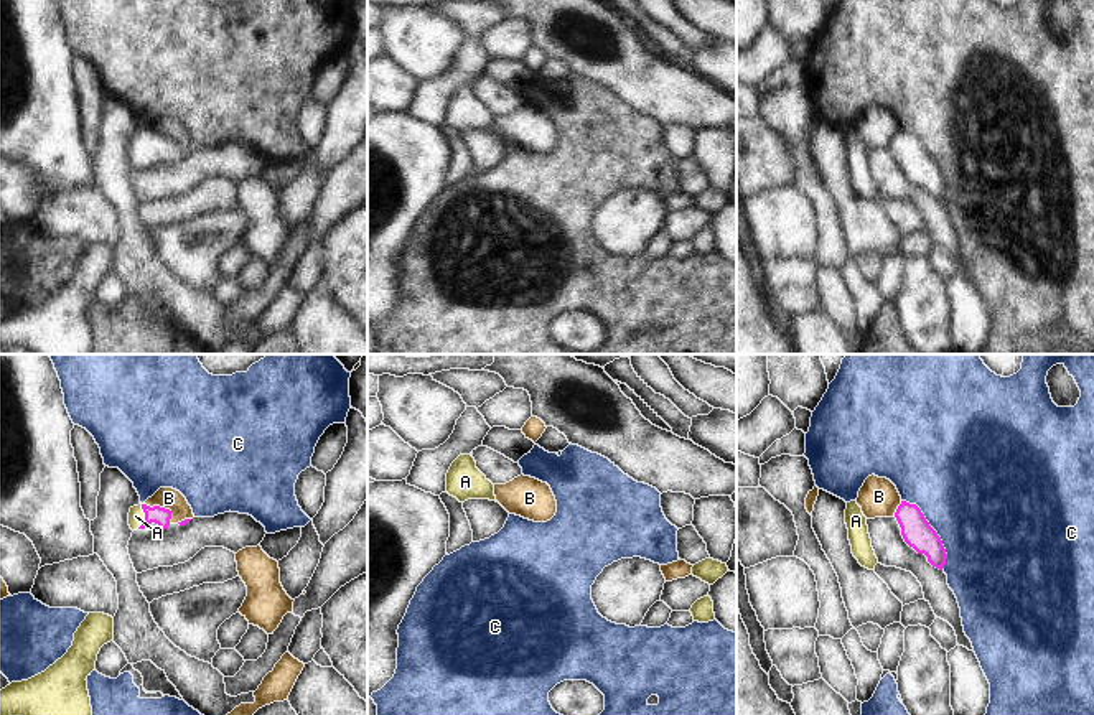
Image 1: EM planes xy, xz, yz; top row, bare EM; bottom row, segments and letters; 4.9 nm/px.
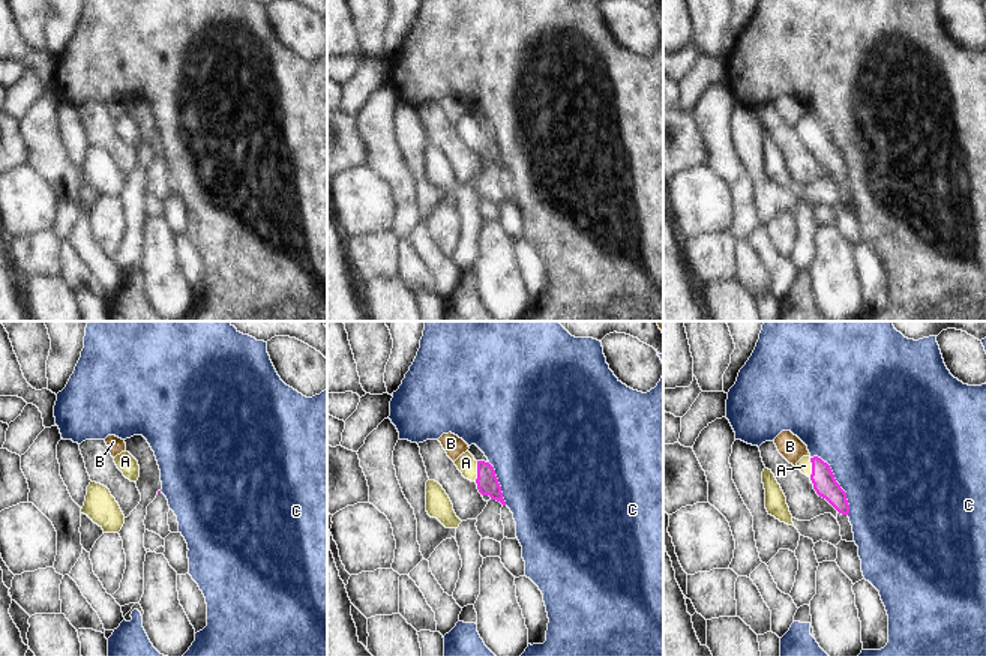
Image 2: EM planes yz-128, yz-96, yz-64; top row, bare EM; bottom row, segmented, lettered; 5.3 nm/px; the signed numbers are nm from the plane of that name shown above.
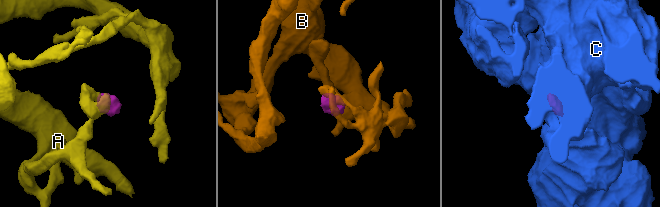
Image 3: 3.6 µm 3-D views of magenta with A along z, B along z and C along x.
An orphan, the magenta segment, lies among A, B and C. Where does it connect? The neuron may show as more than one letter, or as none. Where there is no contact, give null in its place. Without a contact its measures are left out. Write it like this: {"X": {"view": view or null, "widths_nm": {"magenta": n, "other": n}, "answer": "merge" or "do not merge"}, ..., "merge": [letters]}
{"A": {"view": "xy", "widths_nm": {"magenta": 90, "other": 80}, "answer": "merge"}, "B": {"view": "xy", "widths_nm": {"magenta": 90, "other": 110}, "answer": "do not merge"}, "C": {"view": "yz", "widths_nm": {"magenta": 140, "other": 500}, "answer": "do not merge"}, "merge": ["A"]}

